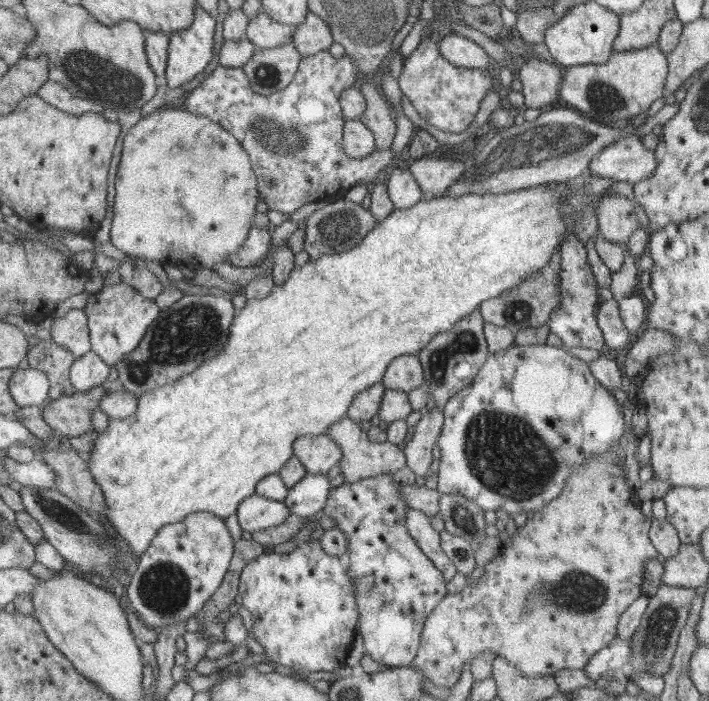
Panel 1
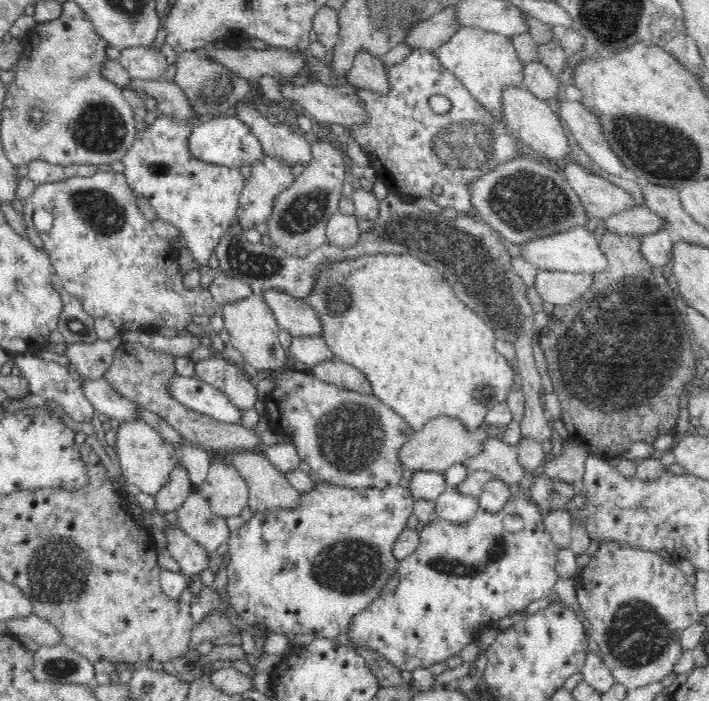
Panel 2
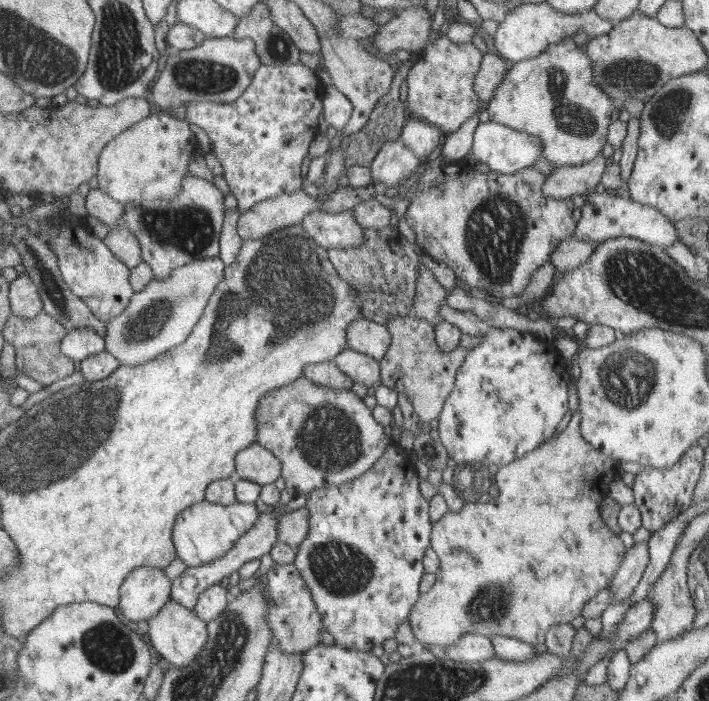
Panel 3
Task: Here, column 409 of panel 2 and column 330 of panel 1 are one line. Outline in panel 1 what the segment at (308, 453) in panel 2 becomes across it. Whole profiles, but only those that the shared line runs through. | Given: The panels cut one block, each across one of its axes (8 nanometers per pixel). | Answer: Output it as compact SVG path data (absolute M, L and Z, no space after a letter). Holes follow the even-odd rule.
M347 417L342 422L336 421L336 424L328 427L324 433L333 436L336 441L342 444L343 460L340 460L333 474L342 474L346 484L380 474L394 474L407 464L407 456L404 450L388 440L385 442L370 441L368 439L368 430L364 430L364 426L360 426L360 421L356 421L355 418Z

